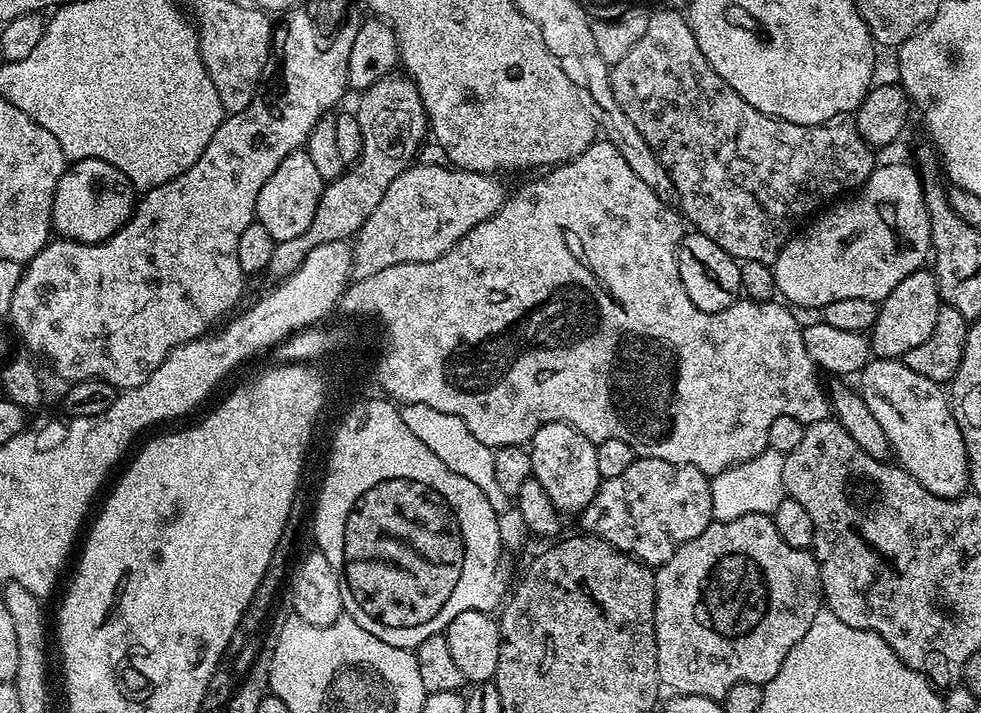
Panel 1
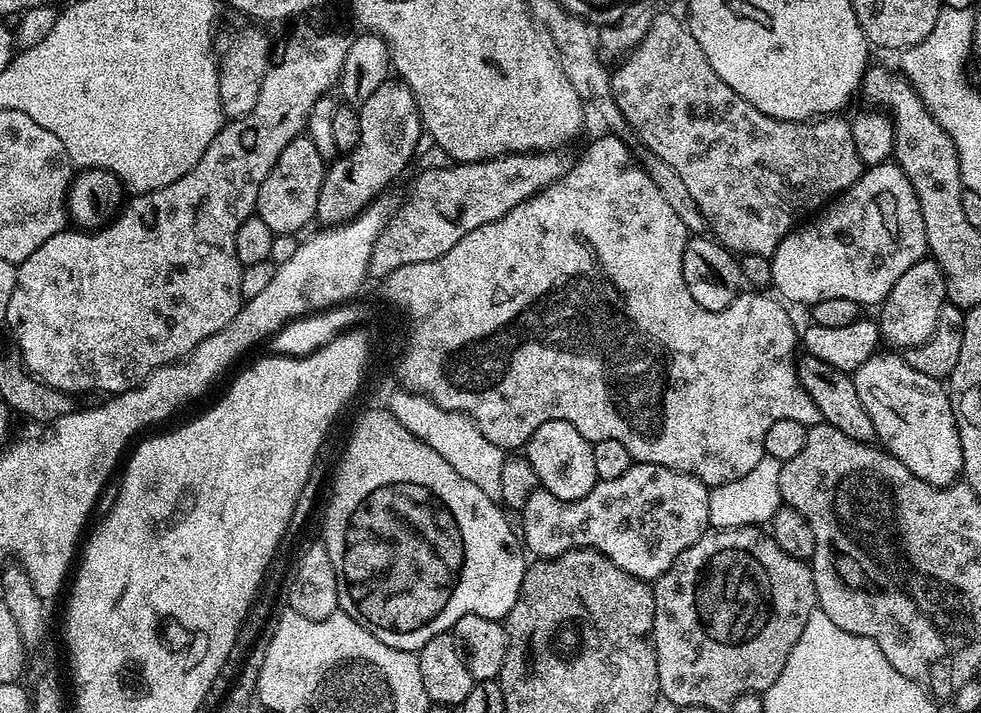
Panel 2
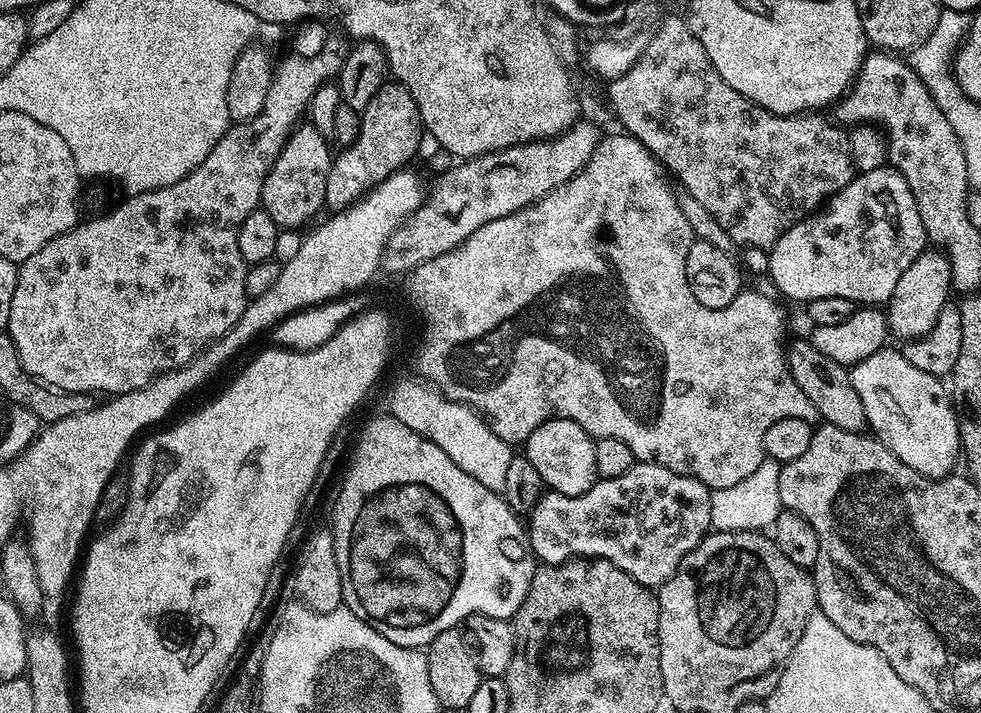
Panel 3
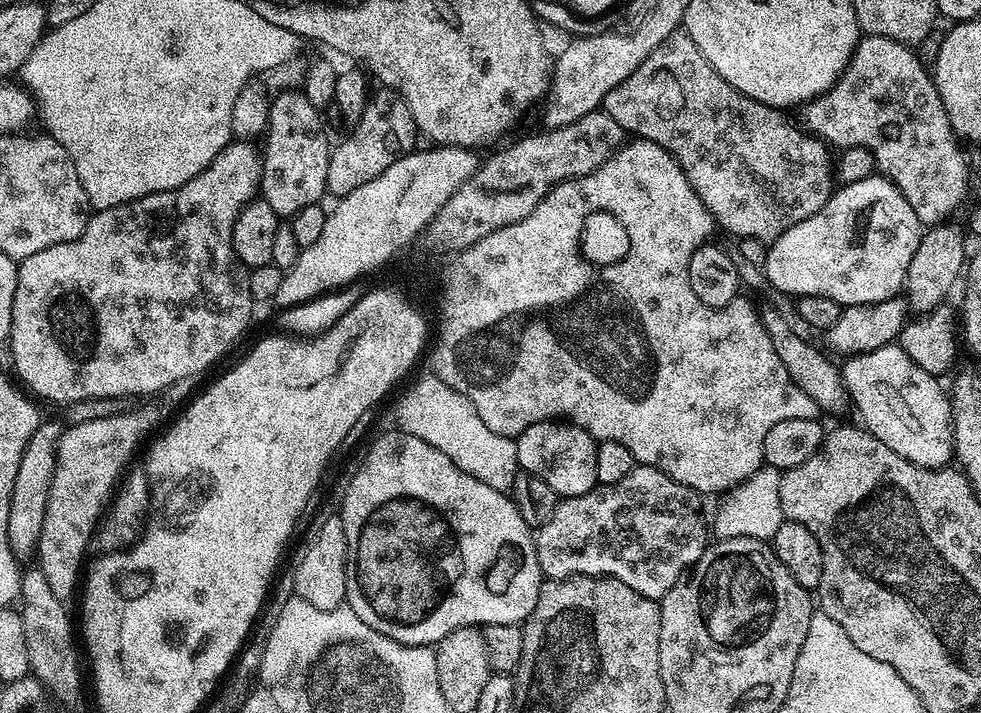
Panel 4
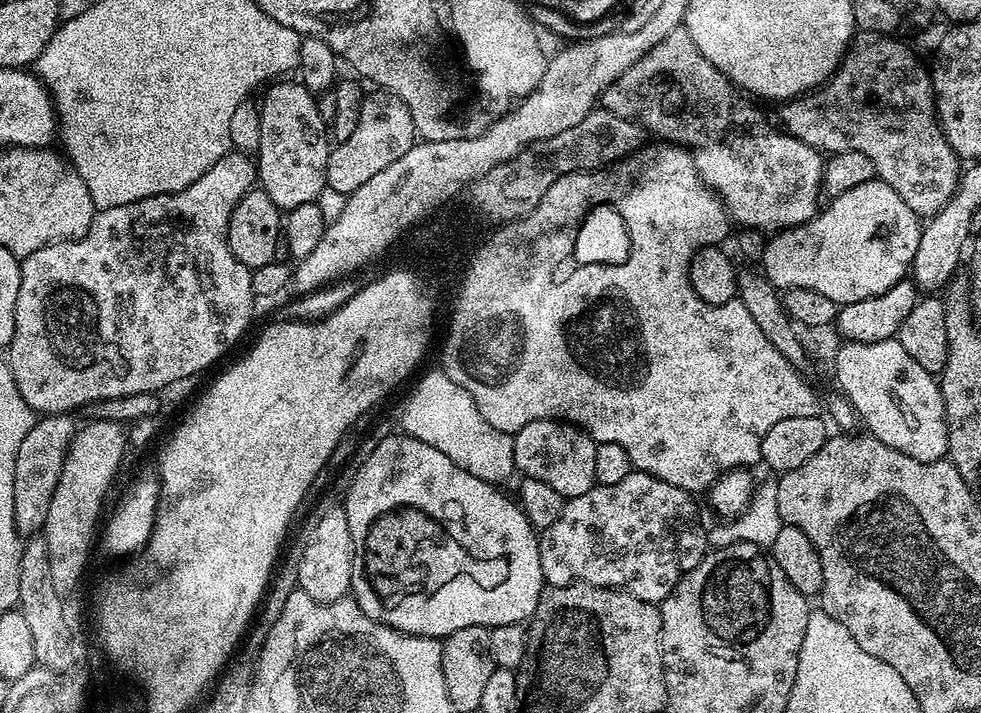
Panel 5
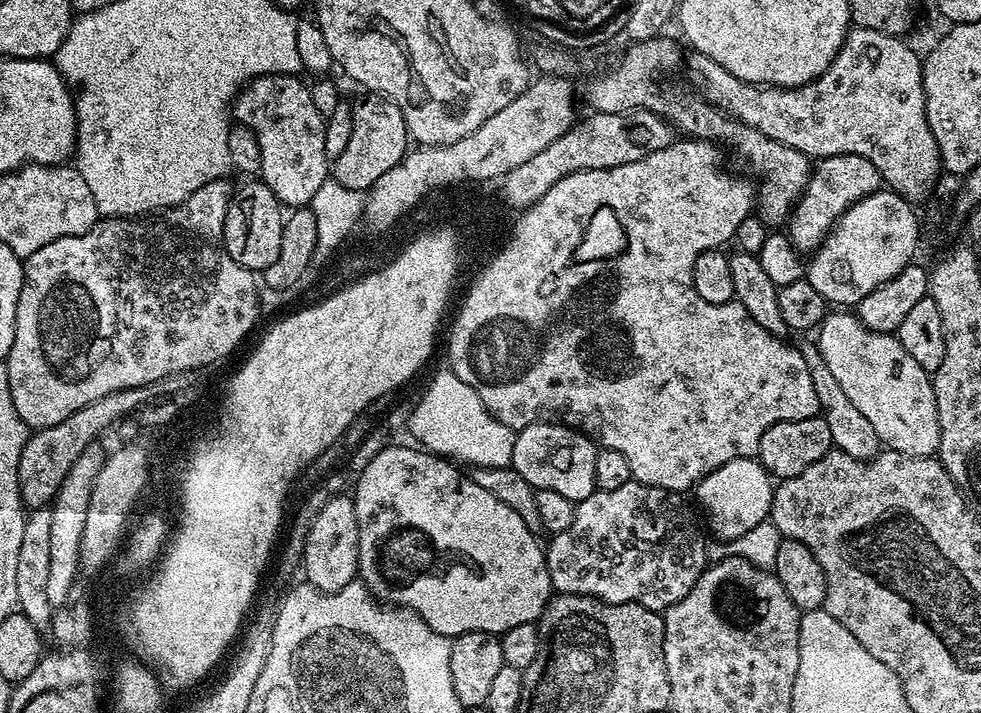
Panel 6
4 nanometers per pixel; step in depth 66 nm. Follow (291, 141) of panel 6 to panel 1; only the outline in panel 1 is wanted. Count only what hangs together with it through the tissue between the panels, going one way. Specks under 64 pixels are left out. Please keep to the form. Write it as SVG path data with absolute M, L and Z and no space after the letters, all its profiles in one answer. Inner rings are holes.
M308 151L286 154L278 170L266 178L266 186L258 190L255 223L266 226L270 238L274 238L276 243L287 245L298 238L298 234L306 234L306 230L310 230L310 222L314 222L314 210L318 210L318 198L324 192L325 183Z

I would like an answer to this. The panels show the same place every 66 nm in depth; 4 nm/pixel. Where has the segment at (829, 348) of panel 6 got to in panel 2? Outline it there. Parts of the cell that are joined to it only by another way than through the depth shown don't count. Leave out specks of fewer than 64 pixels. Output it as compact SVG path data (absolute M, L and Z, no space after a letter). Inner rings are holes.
M903 355L871 356L856 369L854 379L858 398L874 422L876 440L910 470L922 482L930 482L939 488L957 483L961 479L962 446L956 429L956 419L952 413L952 398L943 383L919 370L914 370L905 362Z

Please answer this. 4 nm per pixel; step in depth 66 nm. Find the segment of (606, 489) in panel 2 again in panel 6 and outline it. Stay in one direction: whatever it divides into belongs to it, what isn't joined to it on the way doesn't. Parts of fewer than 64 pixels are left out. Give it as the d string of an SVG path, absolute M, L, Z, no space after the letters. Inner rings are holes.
M634 479L628 480L626 486L618 486L618 490L589 494L576 504L574 522L566 530L555 533L546 544L553 589L559 595L592 596L607 604L640 604L659 613L680 601L693 588L709 559L696 516L684 499L679 492L639 484Z

